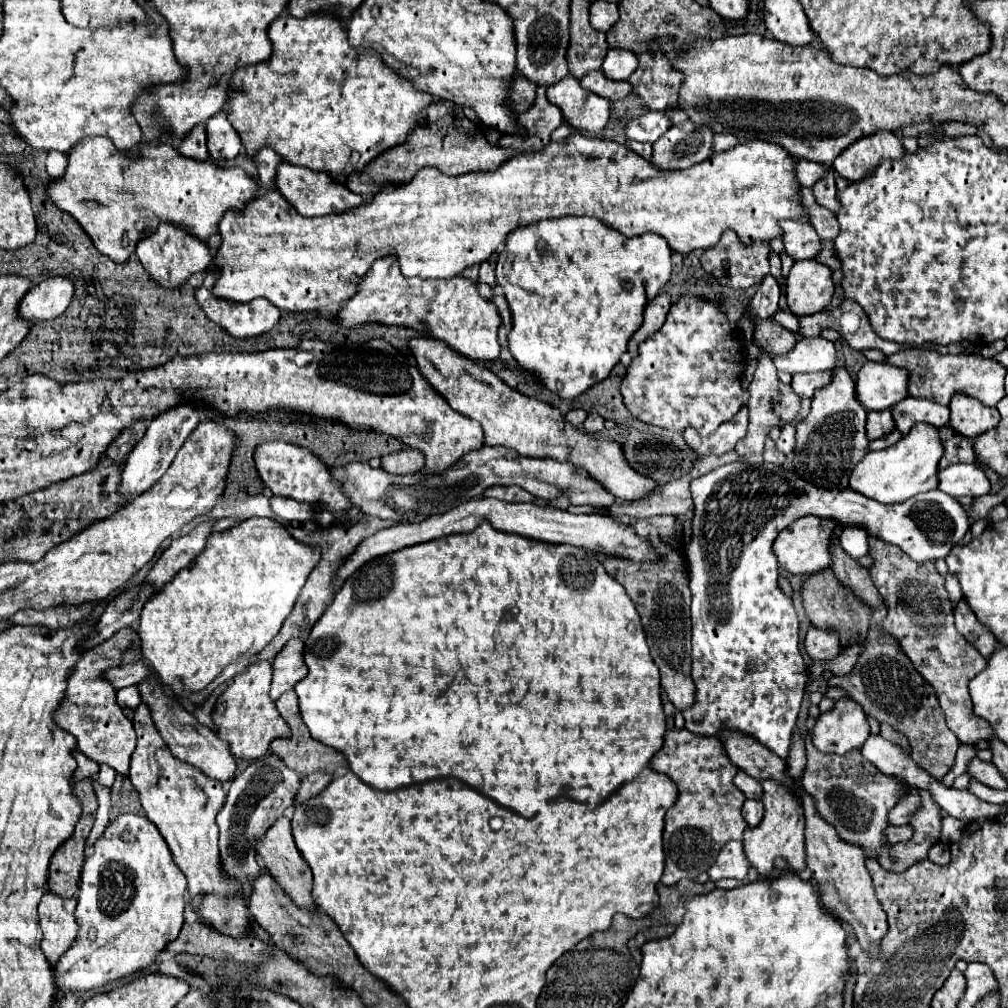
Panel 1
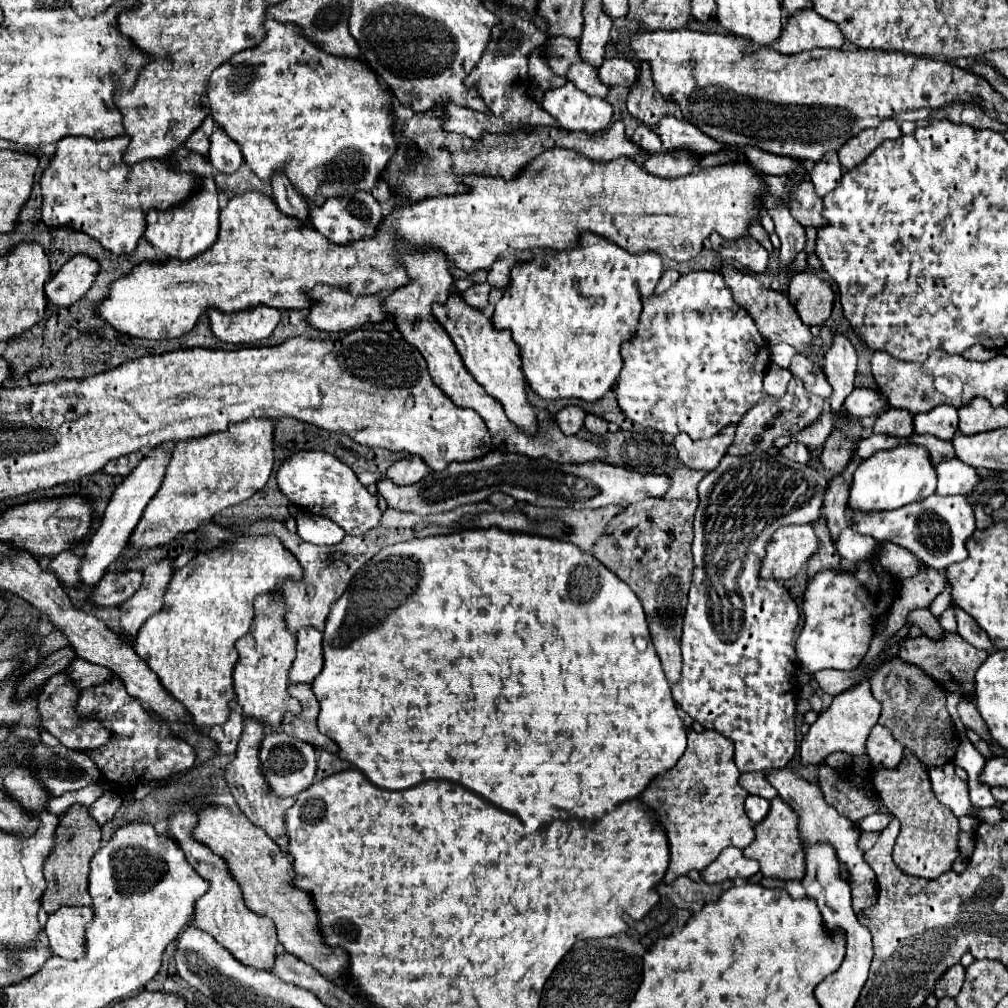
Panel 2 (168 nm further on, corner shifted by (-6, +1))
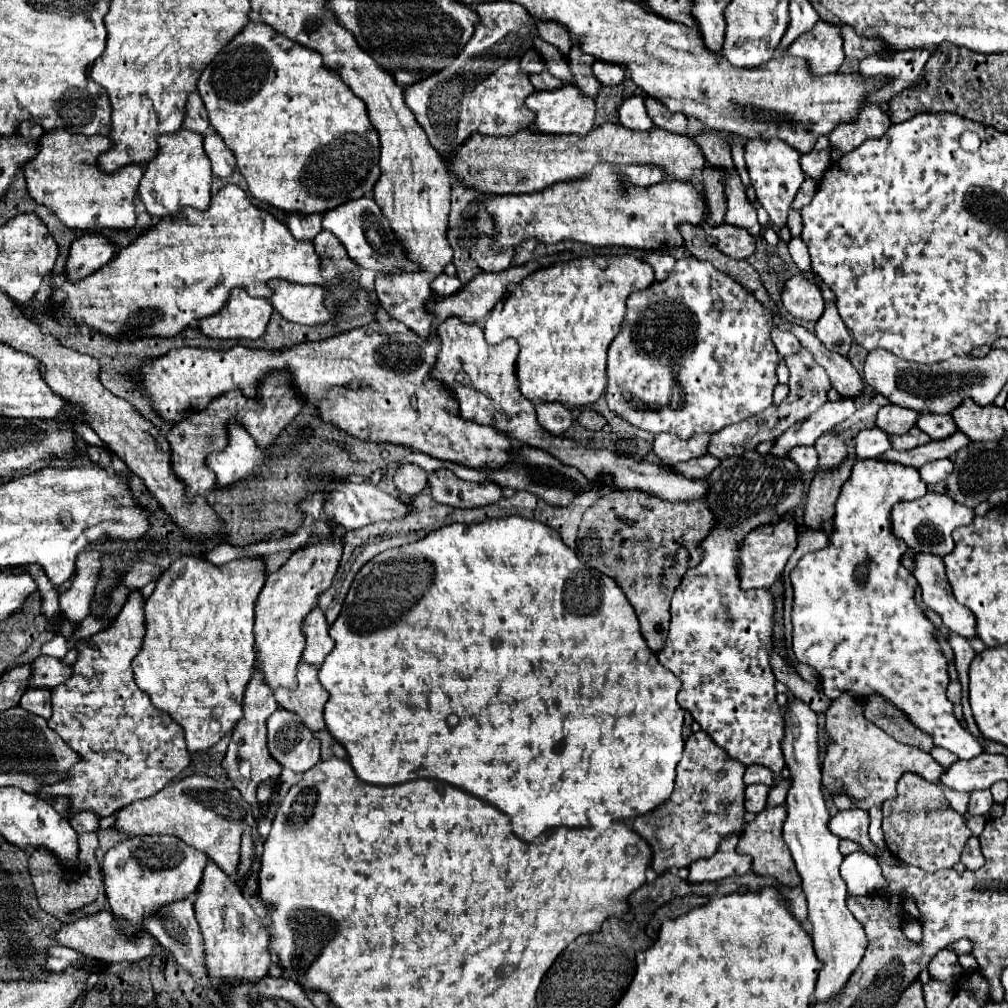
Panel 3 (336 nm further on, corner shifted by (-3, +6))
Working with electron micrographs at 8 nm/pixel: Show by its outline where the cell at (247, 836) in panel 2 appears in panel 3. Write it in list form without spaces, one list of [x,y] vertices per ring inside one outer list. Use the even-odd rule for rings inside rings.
[[[190,775],[182,781],[168,783],[162,791],[156,795],[134,801],[126,807],[122,807],[116,815],[116,829],[128,833],[130,837],[134,835],[174,835],[188,843],[190,847],[206,853],[228,877],[238,883],[242,891],[250,891],[252,899],[256,899],[262,909],[266,911],[264,901],[258,897],[258,873],[252,869],[246,877],[238,875],[240,867],[240,841],[244,827],[252,827],[252,841],[258,847],[264,839],[256,831],[256,819],[248,807],[248,803],[242,799],[242,795],[234,789],[228,787],[208,775]]]

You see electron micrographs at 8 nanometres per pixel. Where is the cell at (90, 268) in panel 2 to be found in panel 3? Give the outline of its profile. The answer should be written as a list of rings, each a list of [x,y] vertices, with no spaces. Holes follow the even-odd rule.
[[[84,235],[78,237],[68,253],[64,275],[70,281],[80,281],[90,273],[102,269],[112,257],[116,249],[104,237],[98,235]]]

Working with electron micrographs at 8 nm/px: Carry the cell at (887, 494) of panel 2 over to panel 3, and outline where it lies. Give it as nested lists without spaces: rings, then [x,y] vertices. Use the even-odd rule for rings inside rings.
[[[858,459],[854,463],[850,479],[842,485],[836,501],[830,547],[804,555],[790,575],[794,589],[792,653],[798,661],[808,663],[822,675],[822,687],[830,701],[838,699],[842,691],[850,691],[860,699],[878,693],[902,709],[916,727],[930,733],[938,747],[952,751],[958,759],[972,759],[984,749],[978,739],[960,725],[954,717],[952,703],[946,699],[946,687],[950,683],[948,663],[934,639],[934,625],[924,617],[922,607],[914,603],[916,579],[900,565],[906,543],[896,539],[892,531],[882,531],[890,523],[894,503],[920,499],[926,493],[928,485],[922,483],[916,467],[884,459]]]

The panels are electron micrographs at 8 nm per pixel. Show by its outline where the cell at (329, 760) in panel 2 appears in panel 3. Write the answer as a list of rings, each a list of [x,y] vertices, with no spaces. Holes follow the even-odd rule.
[[[324,729],[324,731],[318,731],[316,737],[320,739],[320,745],[322,745],[322,759],[328,759],[328,757],[338,757],[338,759],[346,759],[346,751],[342,749],[340,743],[336,743],[330,733]]]

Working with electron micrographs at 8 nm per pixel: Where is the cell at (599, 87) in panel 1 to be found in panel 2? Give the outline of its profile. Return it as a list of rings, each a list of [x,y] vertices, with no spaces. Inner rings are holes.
[[[577,62],[573,64],[573,68],[569,68],[567,76],[569,82],[573,82],[579,90],[583,90],[589,96],[599,96],[605,98],[609,88],[605,84],[601,84],[601,80],[597,78],[597,70],[593,66],[589,66],[587,62]]]

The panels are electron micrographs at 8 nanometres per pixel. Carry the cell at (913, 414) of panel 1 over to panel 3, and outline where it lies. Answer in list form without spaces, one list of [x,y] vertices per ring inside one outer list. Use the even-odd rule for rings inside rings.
[[[922,413],[918,417],[918,427],[928,433],[932,439],[946,439],[956,431],[956,423],[952,415],[938,415],[938,413]]]

